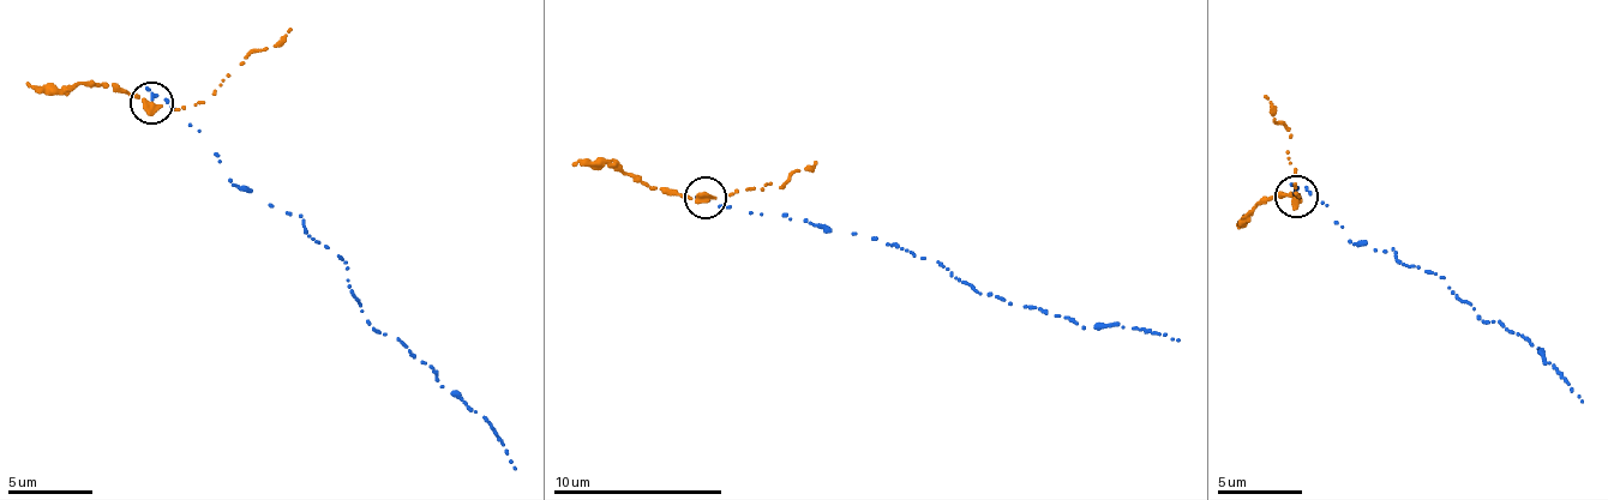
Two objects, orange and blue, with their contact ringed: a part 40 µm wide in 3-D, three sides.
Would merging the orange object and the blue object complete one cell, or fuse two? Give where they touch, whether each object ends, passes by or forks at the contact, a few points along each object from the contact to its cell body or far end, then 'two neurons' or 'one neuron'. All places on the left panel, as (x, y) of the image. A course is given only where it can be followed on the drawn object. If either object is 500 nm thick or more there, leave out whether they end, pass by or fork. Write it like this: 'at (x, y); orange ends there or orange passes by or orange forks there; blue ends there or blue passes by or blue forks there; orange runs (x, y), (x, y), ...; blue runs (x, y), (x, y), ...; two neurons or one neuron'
at (151, 102); orange passes by; blue ends there; orange runs (150, 103), (175, 109), (203, 103), (242, 61), (292, 30); blue runs (150, 100), (166, 98), (236, 188), (298, 214), (342, 255), (377, 332), (488, 422), (517, 470); two neurons

